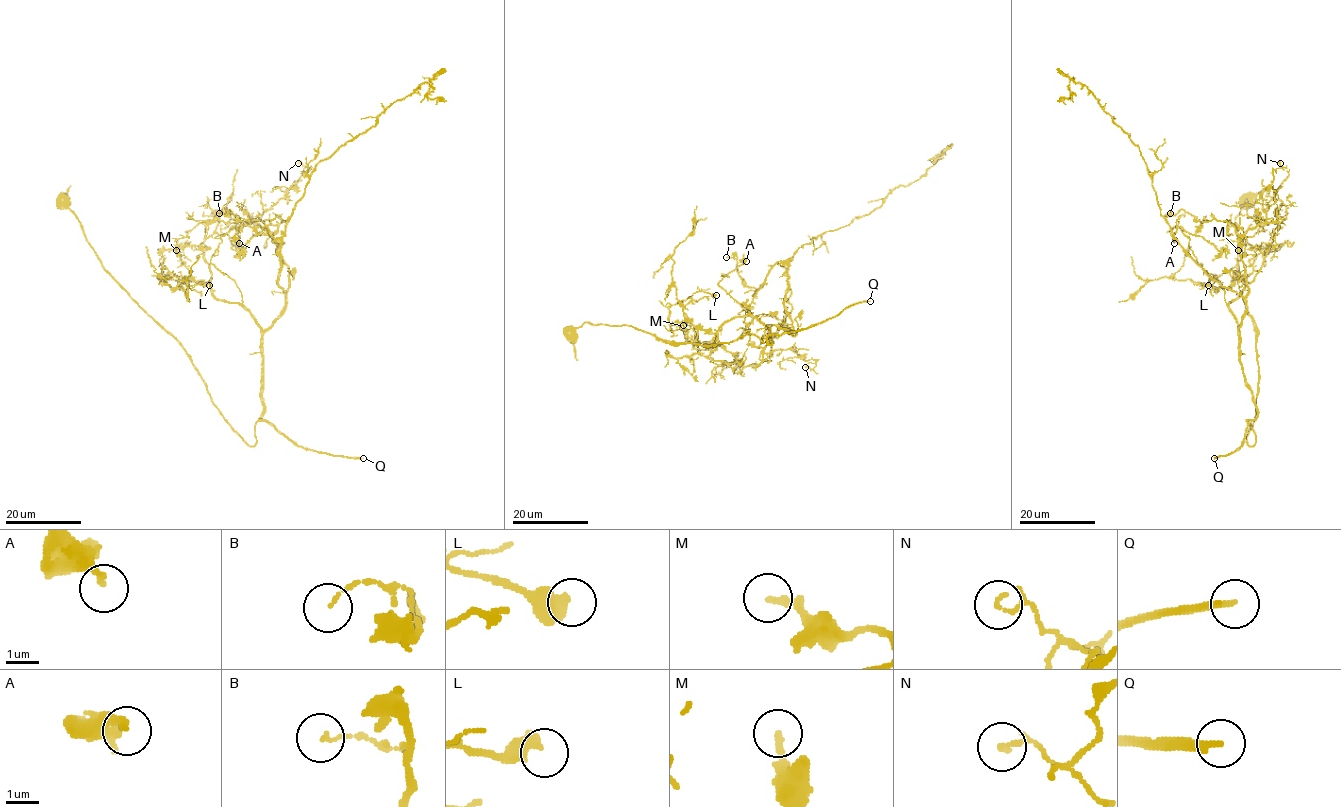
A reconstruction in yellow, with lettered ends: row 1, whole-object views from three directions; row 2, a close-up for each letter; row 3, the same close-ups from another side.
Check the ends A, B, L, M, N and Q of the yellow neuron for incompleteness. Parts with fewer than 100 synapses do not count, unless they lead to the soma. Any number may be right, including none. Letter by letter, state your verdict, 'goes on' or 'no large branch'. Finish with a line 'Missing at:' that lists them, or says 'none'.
A: no large branch
B: no large branch
L: no large branch
M: no large branch
N: no large branch
Q: goes on
Missing at: Q

